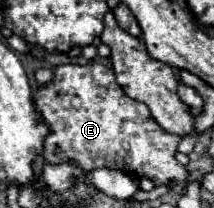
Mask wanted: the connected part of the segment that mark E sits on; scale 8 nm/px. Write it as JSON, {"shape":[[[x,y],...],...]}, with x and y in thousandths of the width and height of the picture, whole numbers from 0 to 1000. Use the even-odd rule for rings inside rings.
{"shape":[[[425,298],[397,317],[360,317],[360,308],[266,317],[248,356],[257,356],[248,394],[229,413],[182,423],[164,452],[164,529],[192,538],[201,587],[229,606],[229,644],[210,654],[201,683],[210,779],[229,788],[341,779],[388,817],[537,808],[537,817],[584,817],[631,856],[696,846],[724,865],[724,885],[762,885],[790,865],[827,885],[874,865],[874,808],[818,769],[818,731],[827,731],[827,692],[846,683],[846,654],[752,625],[752,606],[706,567],[696,519],[668,490],[640,490],[575,442],[575,423],[537,385],[528,337],[509,337],[481,308]]]}

